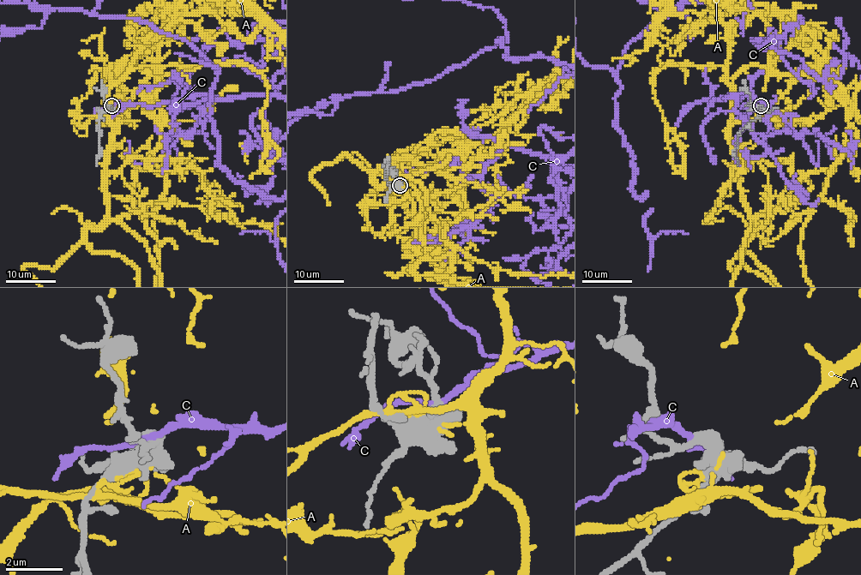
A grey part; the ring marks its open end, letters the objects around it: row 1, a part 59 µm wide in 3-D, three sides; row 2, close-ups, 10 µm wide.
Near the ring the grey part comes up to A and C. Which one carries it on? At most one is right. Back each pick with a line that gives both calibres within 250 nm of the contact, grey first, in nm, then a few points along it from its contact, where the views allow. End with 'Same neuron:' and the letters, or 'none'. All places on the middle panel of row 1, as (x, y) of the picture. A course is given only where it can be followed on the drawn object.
Same neuron: none

